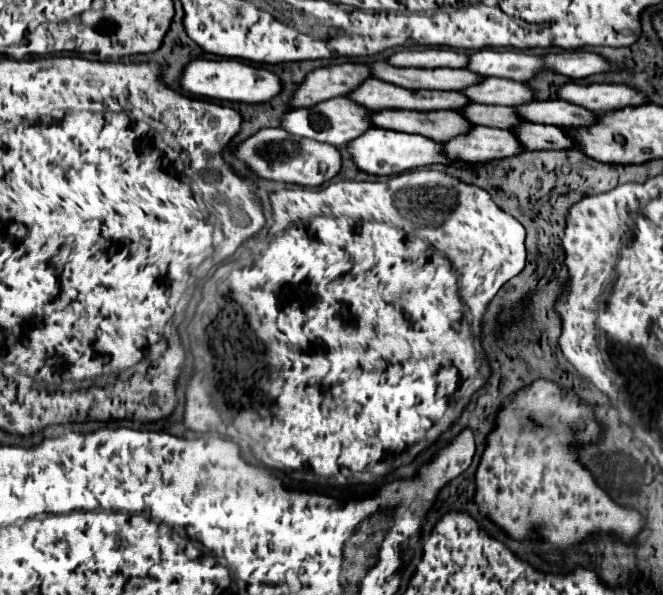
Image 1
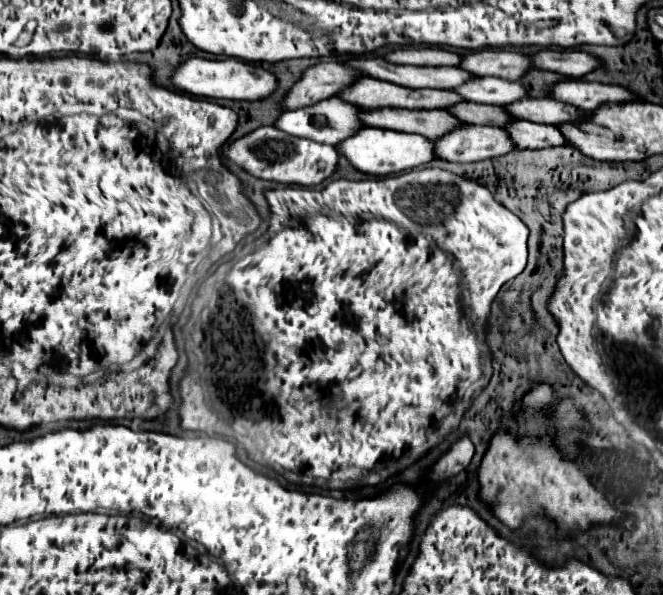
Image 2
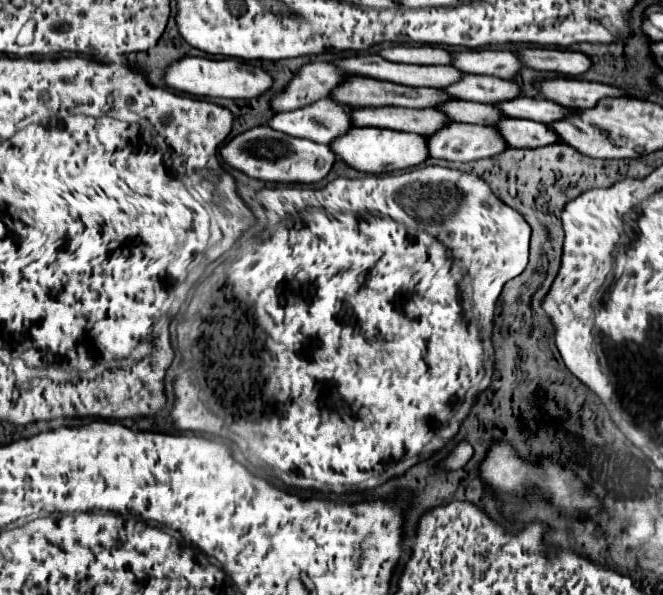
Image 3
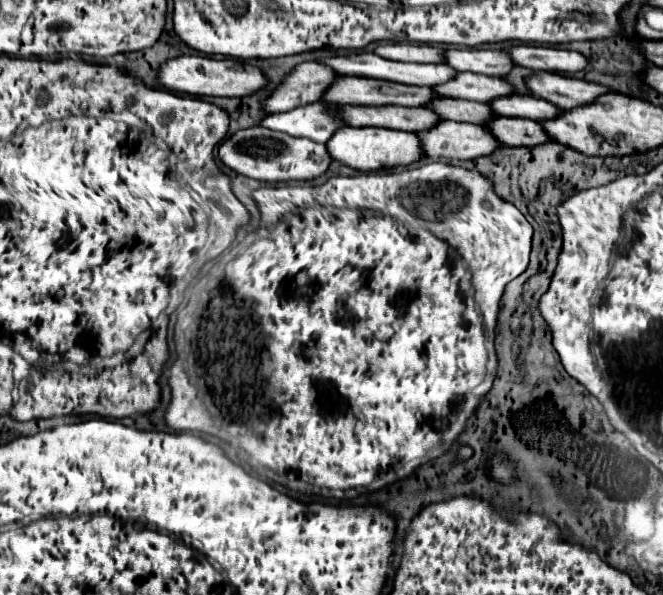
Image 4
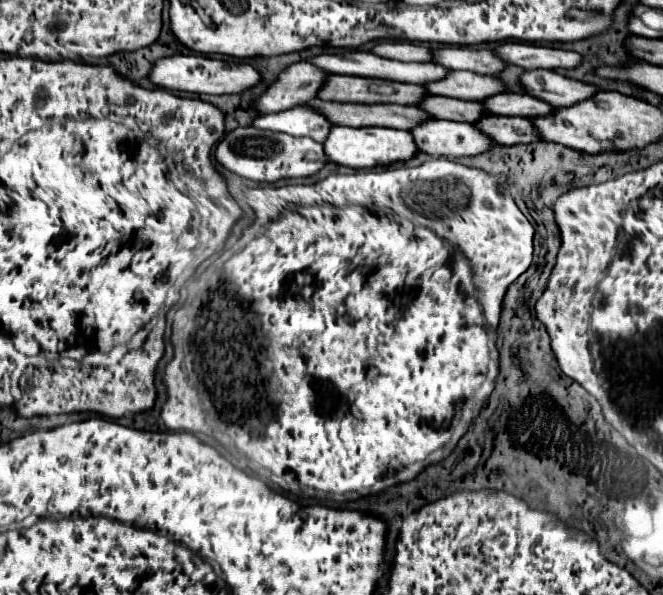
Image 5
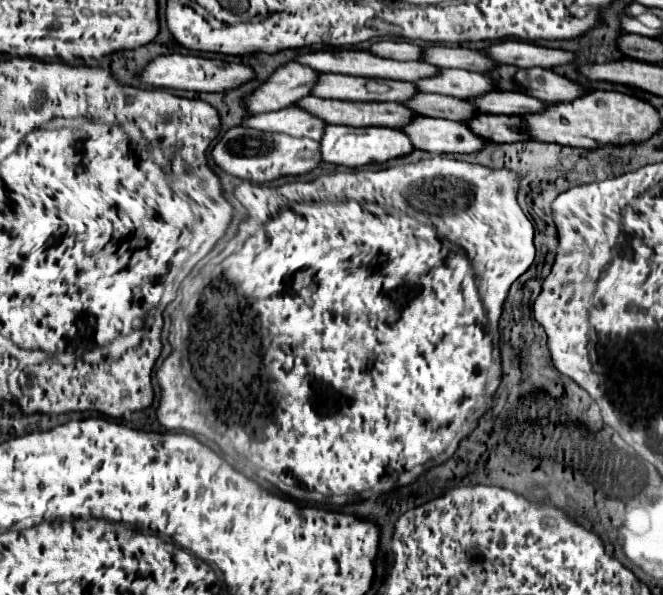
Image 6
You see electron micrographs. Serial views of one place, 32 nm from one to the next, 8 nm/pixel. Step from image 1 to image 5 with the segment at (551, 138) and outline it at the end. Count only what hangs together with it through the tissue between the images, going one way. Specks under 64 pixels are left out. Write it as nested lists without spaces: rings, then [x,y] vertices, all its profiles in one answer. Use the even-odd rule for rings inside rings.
[[[486,116],[476,124],[484,134],[492,136],[496,144],[514,146],[514,144],[532,144],[540,142],[536,126],[528,118],[508,118],[508,116]]]

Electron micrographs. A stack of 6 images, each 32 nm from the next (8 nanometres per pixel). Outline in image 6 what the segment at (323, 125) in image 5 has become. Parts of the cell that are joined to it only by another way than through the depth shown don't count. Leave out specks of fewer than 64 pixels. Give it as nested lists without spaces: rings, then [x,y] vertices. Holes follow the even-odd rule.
[[[290,106],[278,112],[266,112],[266,114],[256,114],[252,118],[244,120],[244,126],[264,130],[264,132],[280,132],[296,138],[312,138],[320,142],[324,136],[326,122],[318,116],[312,116],[308,110],[300,106]]]

